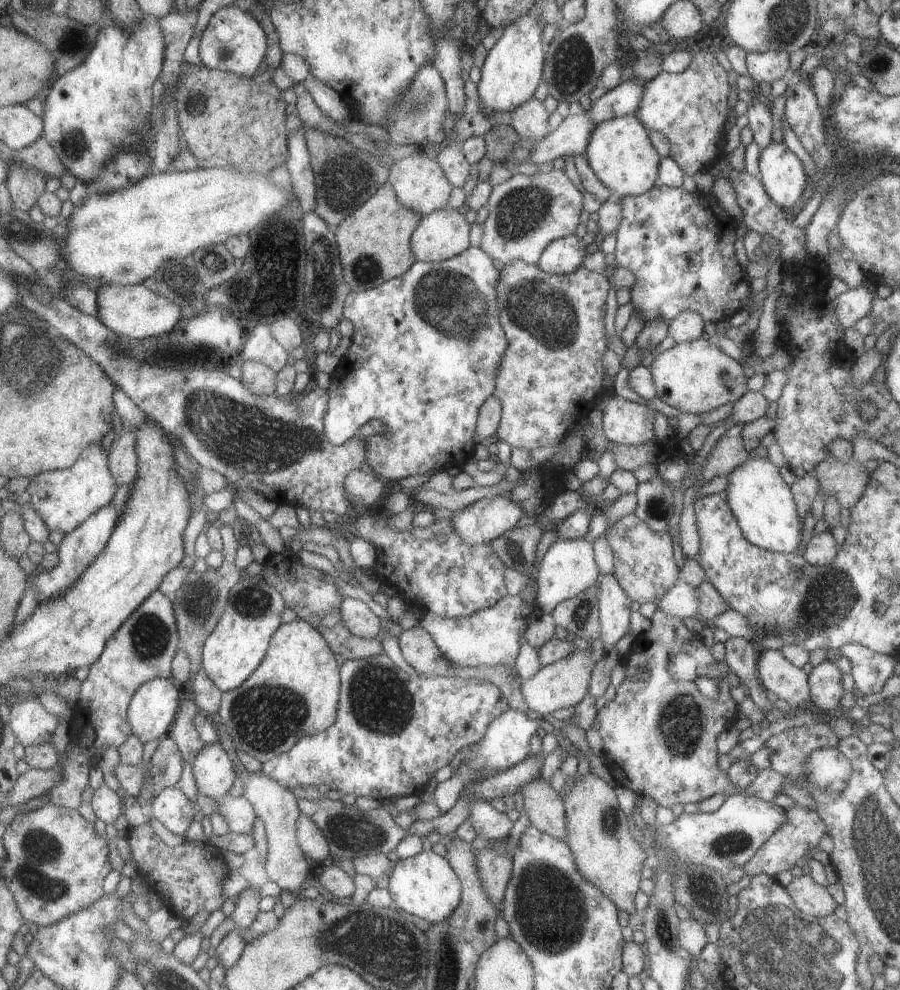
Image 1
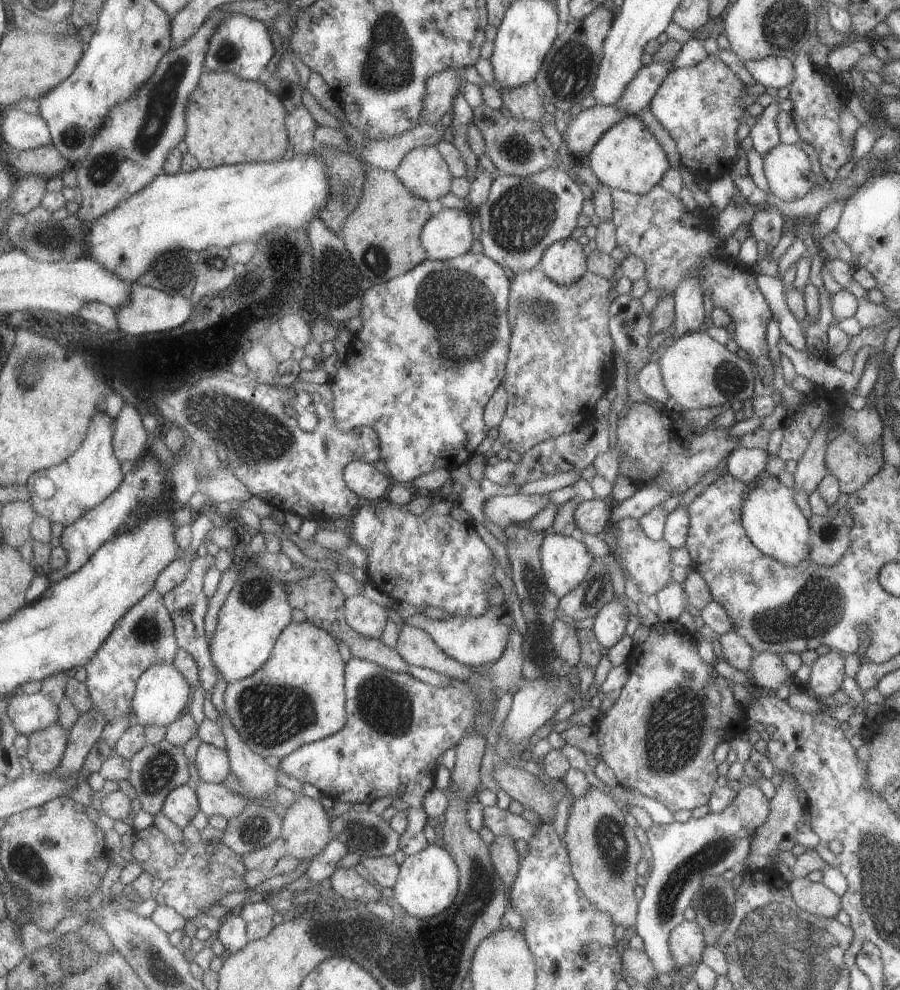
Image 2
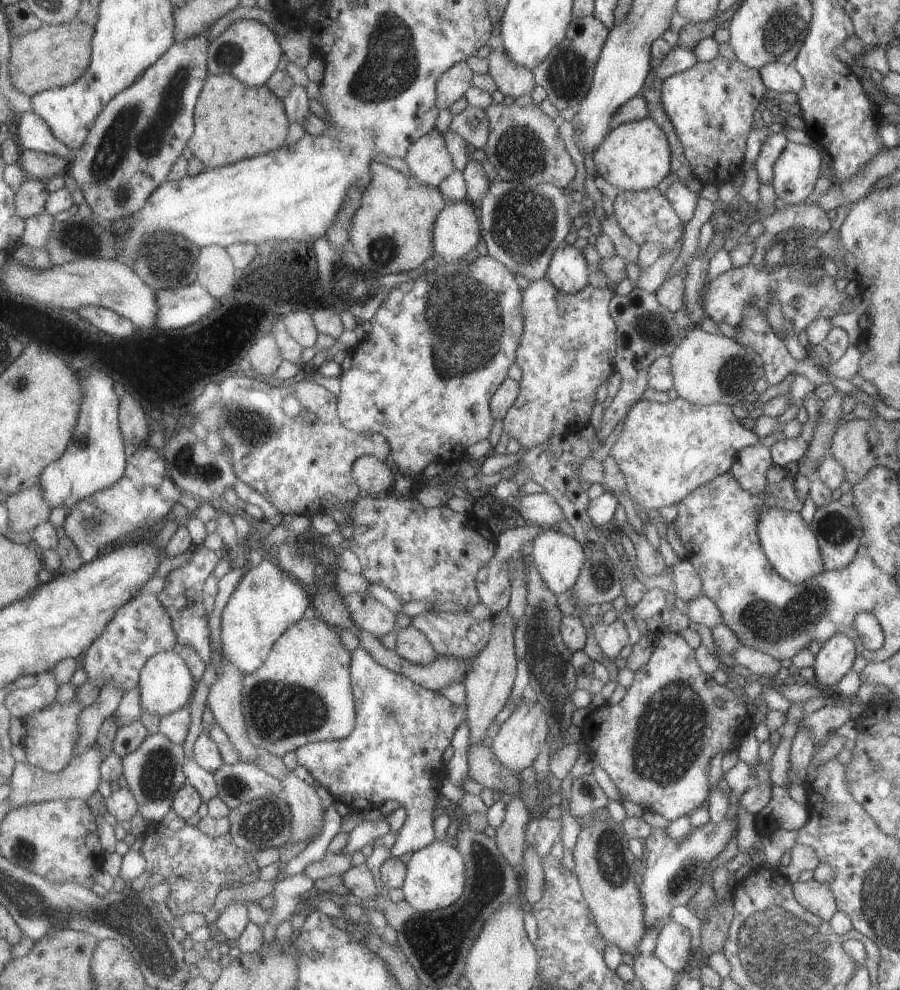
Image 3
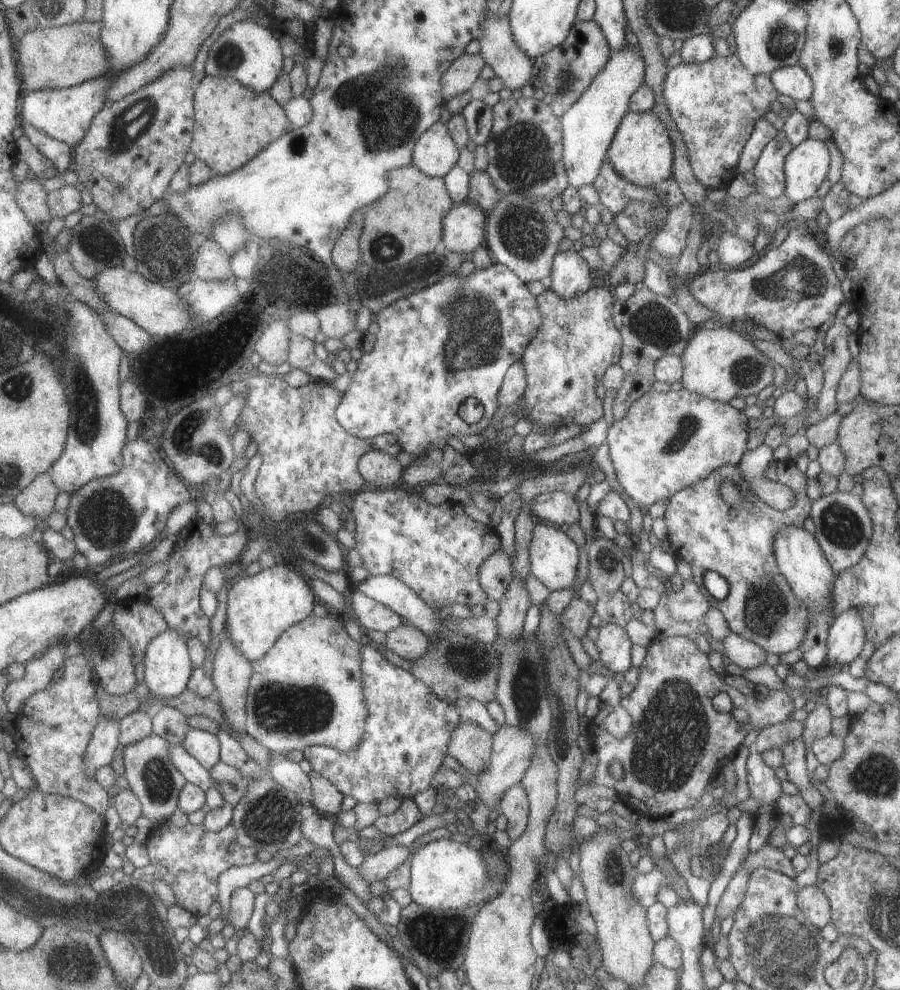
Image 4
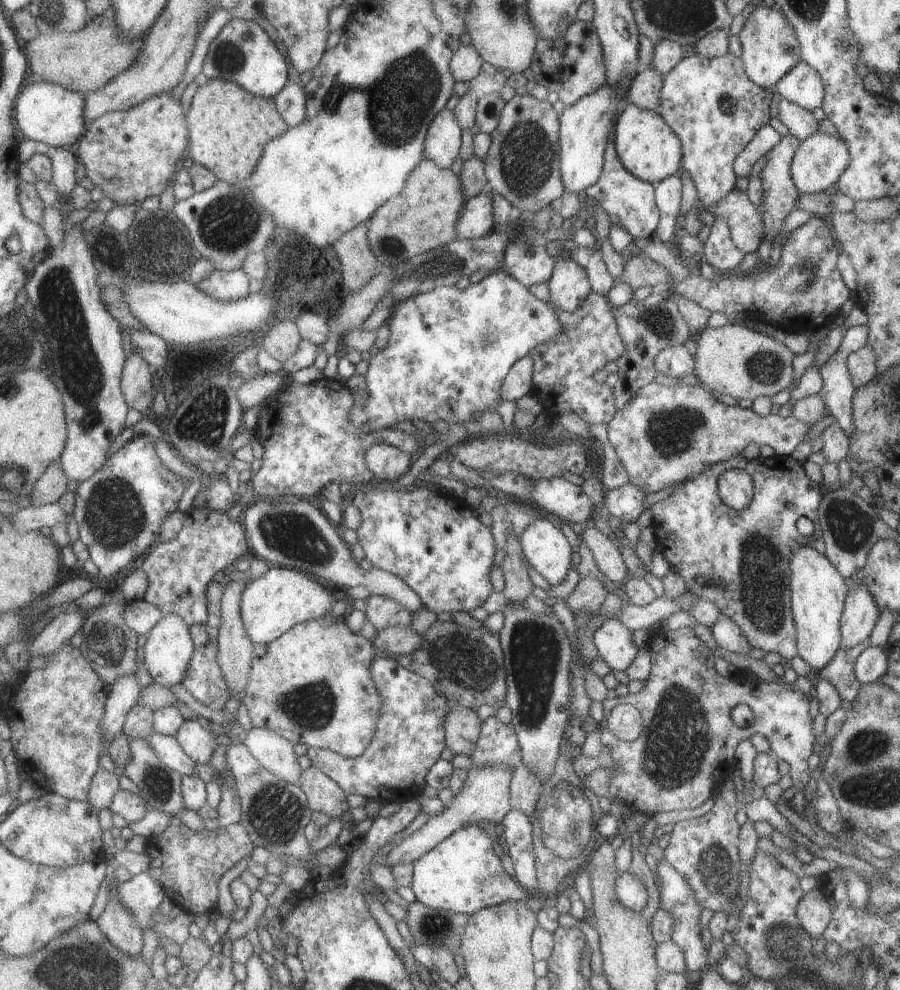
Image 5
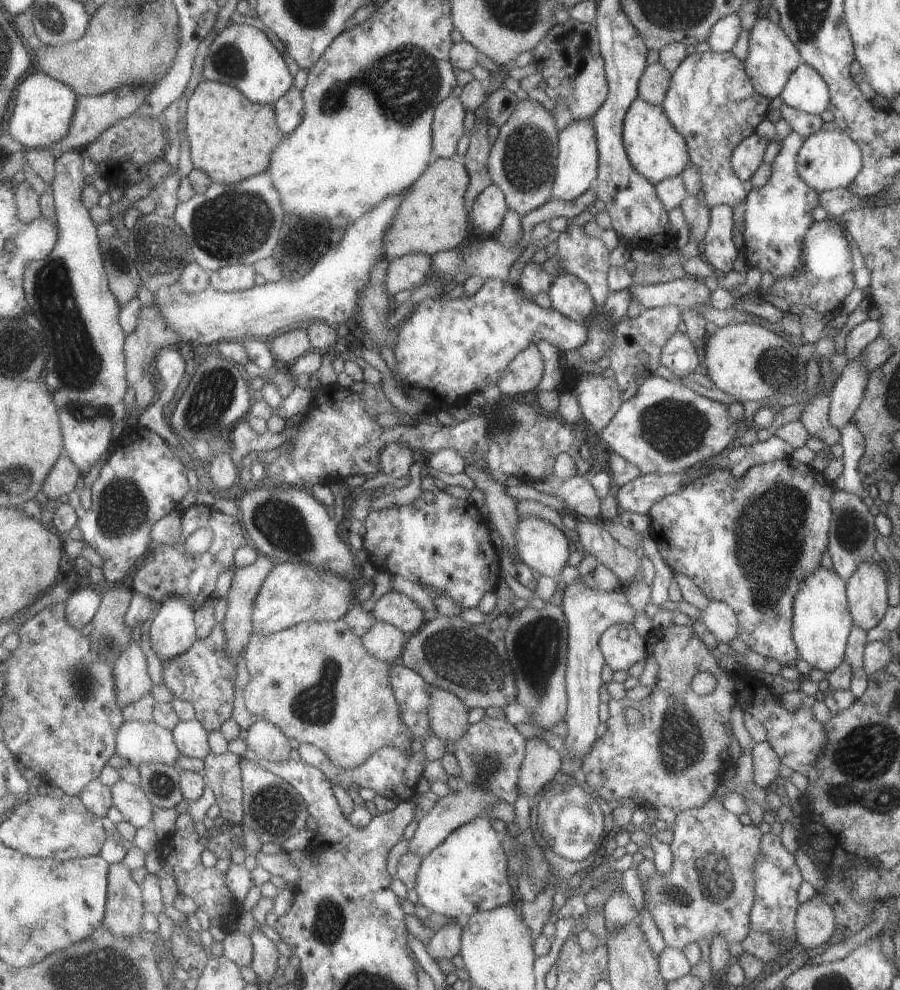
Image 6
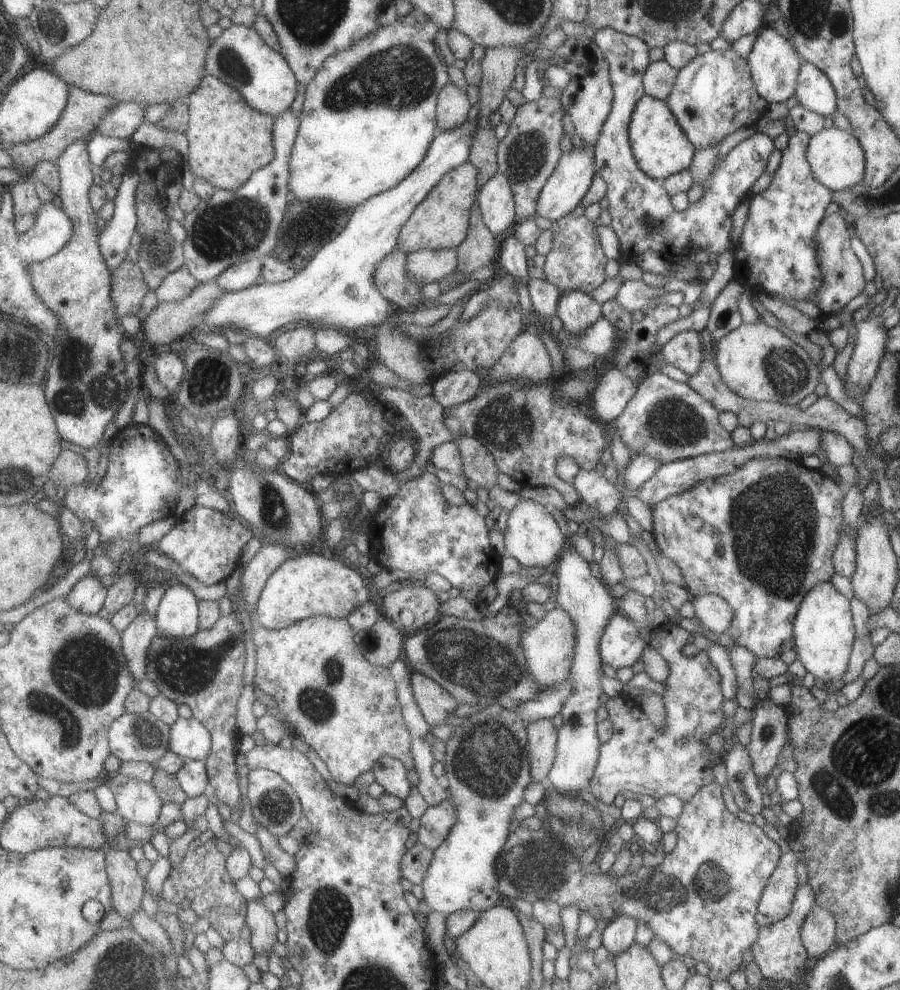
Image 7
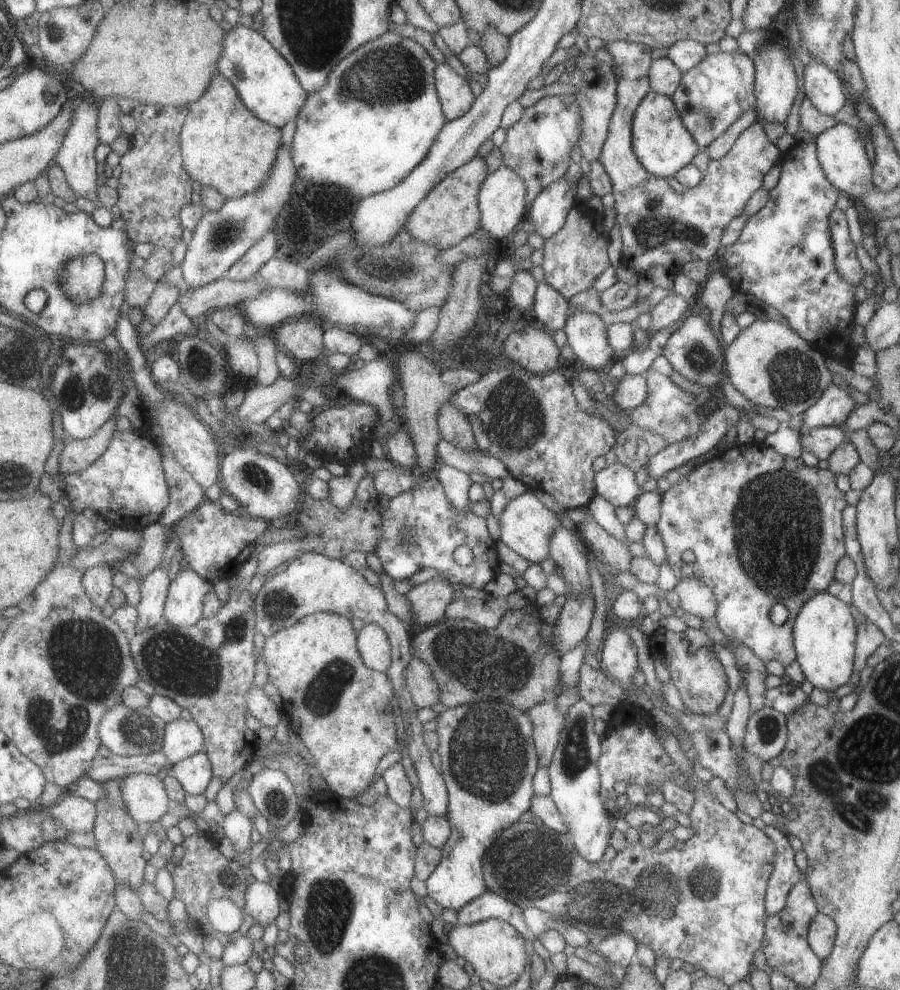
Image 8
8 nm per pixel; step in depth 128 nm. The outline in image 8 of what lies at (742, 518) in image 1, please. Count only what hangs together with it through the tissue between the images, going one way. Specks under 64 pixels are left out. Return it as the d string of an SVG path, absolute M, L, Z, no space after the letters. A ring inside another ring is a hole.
M827 591L814 594L799 608L792 633L797 664L813 687L827 693L833 692L851 678L855 658L856 626L848 604Z

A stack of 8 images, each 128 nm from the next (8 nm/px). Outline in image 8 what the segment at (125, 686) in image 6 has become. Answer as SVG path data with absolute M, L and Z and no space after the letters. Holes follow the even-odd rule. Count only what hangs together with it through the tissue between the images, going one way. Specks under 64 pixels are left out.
M158 566L140 581L141 600L136 606L139 609L137 632L153 628L164 619L167 594L170 592L171 578L168 570Z

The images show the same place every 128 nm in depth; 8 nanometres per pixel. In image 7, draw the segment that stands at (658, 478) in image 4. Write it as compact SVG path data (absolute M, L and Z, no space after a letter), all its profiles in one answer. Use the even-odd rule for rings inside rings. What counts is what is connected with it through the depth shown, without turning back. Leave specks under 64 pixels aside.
M653 373L645 378L640 378L638 390L630 398L629 404L623 412L608 425L612 437L619 437L628 450L634 453L651 456L662 464L685 460L712 452L725 452L733 448L729 433L717 421L718 410L697 394L687 383L679 383L663 373Z

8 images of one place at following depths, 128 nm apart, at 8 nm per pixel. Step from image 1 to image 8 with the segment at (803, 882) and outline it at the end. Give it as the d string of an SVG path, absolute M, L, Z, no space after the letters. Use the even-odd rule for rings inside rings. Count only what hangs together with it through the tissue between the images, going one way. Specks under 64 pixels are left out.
M817 913L808 926L807 942L813 954L822 961L831 954L836 926L827 915Z

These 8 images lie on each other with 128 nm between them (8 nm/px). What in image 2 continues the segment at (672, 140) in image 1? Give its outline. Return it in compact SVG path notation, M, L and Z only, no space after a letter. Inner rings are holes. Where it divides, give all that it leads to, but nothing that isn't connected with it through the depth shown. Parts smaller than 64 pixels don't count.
M712 55L703 58L695 66L672 69L657 88L648 108L673 140L680 165L694 176L711 182L721 174L729 174L733 158L737 154L740 132L744 126L743 119L747 112L742 104L746 95L745 89L746 85L737 78L735 72L731 72L717 56Z

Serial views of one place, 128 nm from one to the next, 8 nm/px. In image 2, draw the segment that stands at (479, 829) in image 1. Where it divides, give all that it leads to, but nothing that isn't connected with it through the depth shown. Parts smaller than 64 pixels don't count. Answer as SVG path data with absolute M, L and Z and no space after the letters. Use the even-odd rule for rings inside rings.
M498 805L487 806L484 811L485 827L497 836L511 836L511 838L531 840L536 833L537 827L529 824L520 816L511 814L507 810L501 810Z

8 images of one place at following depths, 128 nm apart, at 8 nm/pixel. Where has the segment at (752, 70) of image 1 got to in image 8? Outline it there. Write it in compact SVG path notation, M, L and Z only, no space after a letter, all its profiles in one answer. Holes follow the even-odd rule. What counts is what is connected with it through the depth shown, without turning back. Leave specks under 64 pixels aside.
M812 60L804 66L802 73L804 98L817 112L834 115L845 104L845 83L827 66Z

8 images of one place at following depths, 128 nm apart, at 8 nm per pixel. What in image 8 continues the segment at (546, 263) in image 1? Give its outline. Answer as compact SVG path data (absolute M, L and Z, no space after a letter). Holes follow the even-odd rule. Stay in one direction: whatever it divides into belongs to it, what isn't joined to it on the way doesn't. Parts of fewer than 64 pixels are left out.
M570 306L567 326L563 329L567 343L584 367L600 370L611 362L611 345L607 340L607 326L598 313Z

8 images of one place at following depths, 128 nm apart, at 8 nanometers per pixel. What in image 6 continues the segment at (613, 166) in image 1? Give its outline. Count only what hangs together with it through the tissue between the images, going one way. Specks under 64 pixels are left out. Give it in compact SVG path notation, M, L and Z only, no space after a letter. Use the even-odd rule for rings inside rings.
M638 97L631 102L623 118L622 140L631 167L651 183L678 176L690 162L681 134L668 122L660 106L651 105Z

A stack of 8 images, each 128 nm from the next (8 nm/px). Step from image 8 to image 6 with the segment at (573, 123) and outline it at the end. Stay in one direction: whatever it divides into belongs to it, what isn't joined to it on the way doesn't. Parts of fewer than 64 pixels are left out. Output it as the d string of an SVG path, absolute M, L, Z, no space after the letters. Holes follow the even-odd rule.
M535 100L521 101L513 117L501 128L490 157L490 174L494 184L505 192L509 209L522 218L541 209L553 199L558 174L560 134L551 112Z

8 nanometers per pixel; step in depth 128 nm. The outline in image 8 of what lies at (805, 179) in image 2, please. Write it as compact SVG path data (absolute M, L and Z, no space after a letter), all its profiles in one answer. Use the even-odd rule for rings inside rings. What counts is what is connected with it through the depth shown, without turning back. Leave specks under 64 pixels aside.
M835 123L831 128L818 134L814 140L817 162L825 174L825 178L848 199L859 198L865 192L873 190L871 184L871 163L865 154L865 144L855 127Z

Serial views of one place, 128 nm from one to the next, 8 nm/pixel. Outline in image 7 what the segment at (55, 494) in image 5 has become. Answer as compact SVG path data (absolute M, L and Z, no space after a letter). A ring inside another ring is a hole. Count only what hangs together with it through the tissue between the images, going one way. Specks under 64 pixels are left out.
M63 450L62 456L55 462L50 474L55 487L66 490L71 486L84 484L83 482L90 477L92 477L92 473L90 464L87 463L87 457L71 450Z

